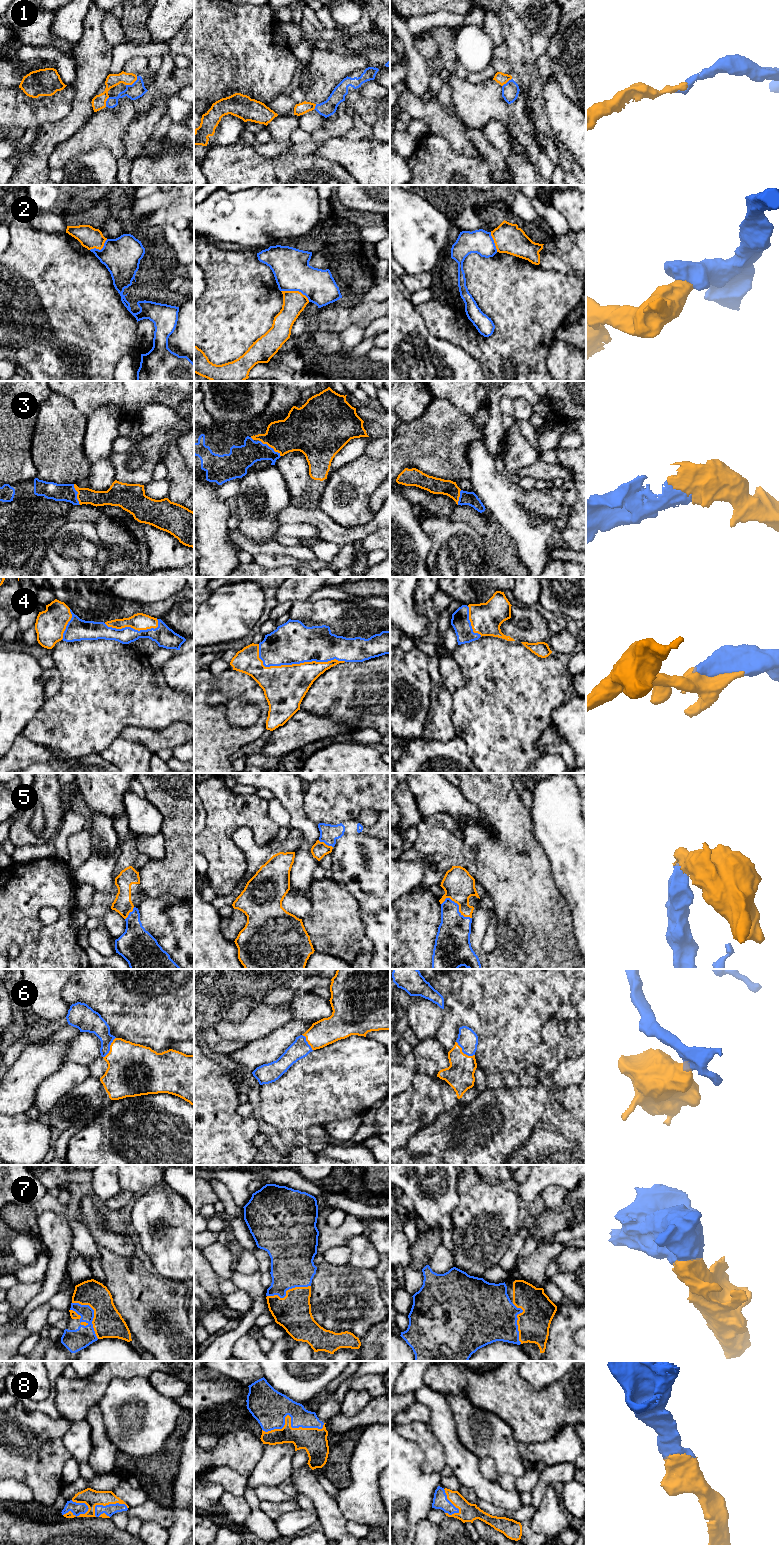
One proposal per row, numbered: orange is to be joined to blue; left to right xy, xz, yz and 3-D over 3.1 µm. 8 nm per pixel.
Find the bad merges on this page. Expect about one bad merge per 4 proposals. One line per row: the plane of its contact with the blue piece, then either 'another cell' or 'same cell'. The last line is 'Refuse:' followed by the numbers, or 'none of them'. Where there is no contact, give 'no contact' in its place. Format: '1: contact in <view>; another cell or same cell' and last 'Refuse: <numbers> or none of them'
1: contact in xy; same cell
2: contact in xz; another cell
3: contact in xz; same cell
4: contact in xz; same cell
5: contact in yz; same cell
6: contact in yz; same cell
7: contact in xy; same cell
8: contact in xz; same cell
Refuse: 2

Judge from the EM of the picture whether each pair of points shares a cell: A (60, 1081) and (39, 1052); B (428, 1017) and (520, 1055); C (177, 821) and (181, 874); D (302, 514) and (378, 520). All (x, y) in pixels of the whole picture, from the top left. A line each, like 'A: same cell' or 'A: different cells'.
A: different cells
B: different cells
C: same cell
D: same cell

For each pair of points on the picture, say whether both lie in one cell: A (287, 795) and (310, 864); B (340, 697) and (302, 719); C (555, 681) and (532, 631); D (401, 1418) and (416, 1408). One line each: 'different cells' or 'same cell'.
A: same cell
B: different cells
C: different cells
D: same cell

